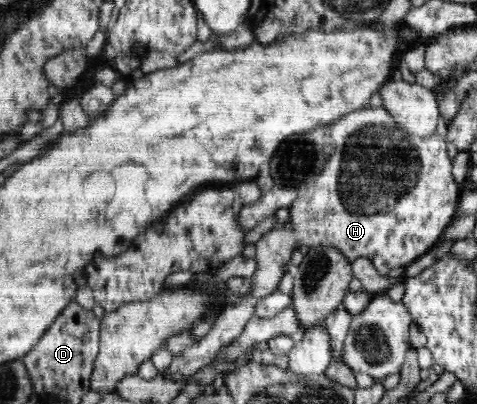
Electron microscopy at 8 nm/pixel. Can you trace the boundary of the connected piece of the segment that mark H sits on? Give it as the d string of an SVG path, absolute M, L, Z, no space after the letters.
M364 105L364 107L357 109L356 111L346 114L345 117L337 119L336 123L330 125L330 129L331 136L335 141L334 153L332 153L328 158L328 161L325 163L325 168L315 177L315 180L309 182L308 187L302 191L302 195L300 194L299 198L296 198L295 202L288 208L290 222L284 224L277 222L270 231L265 233L255 243L257 249L255 260L257 264L256 273L250 278L250 293L246 293L240 297L232 307L226 307L226 310L222 311L222 314L217 318L216 324L212 325L210 332L202 338L198 344L193 344L182 354L173 357L172 363L164 371L167 376L161 376L164 380L172 380L175 382L189 378L194 372L197 372L200 368L203 368L214 358L218 357L217 352L221 347L226 346L227 344L230 345L232 341L240 337L242 331L244 331L248 324L248 321L256 315L255 308L259 305L259 302L264 300L266 297L277 293L278 285L291 265L290 257L292 257L292 249L298 249L300 245L305 245L306 247L314 247L314 244L329 244L330 247L333 245L334 247L337 247L339 251L345 255L345 258L349 259L349 261L353 262L354 259L358 259L358 257L367 257L372 262L372 266L376 268L376 272L378 272L379 275L391 279L391 281L394 282L398 279L395 275L402 275L403 270L410 266L412 261L416 261L420 255L424 255L428 249L432 249L432 247L440 241L444 229L450 225L451 221L456 216L457 202L460 198L460 184L457 183L452 176L452 159L450 159L448 152L446 152L447 141L443 129L424 137L412 135L400 128L400 126L394 122L394 118L390 117L387 111L382 109L382 106L379 108L372 108L370 105Z

